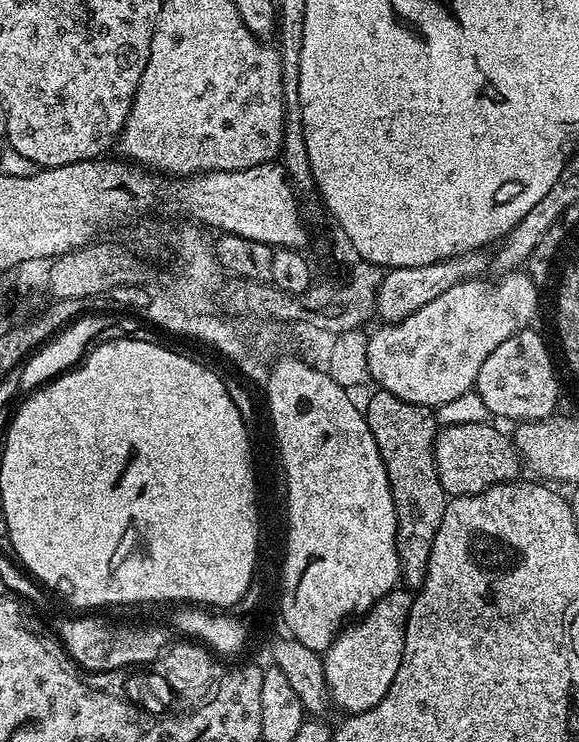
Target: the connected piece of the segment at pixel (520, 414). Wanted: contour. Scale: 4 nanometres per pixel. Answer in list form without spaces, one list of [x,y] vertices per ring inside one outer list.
[[[533,330],[515,332],[502,342],[482,362],[474,391],[486,402],[493,417],[505,416],[515,422],[544,420],[557,411],[556,399],[560,396],[560,384],[552,369],[552,356],[548,344]]]

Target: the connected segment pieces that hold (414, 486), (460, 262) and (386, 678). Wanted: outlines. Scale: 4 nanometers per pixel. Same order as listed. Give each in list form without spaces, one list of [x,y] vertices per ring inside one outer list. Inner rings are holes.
[[[376,390],[369,398],[363,413],[368,419],[370,434],[374,434],[374,442],[378,442],[378,454],[386,466],[394,498],[400,578],[405,589],[419,590],[426,578],[430,550],[434,550],[434,534],[438,534],[438,526],[442,526],[442,514],[449,502],[438,478],[432,449],[438,431],[436,413],[421,404],[402,402],[402,398],[394,398],[394,394],[383,390]]]
[[[484,250],[452,256],[442,262],[430,262],[430,266],[389,268],[384,272],[382,282],[378,286],[376,316],[384,322],[395,322],[406,318],[410,314],[414,314],[414,310],[422,310],[422,306],[426,306],[426,302],[438,298],[438,294],[450,290],[450,286],[458,286],[464,280],[483,277],[489,268],[490,256]]]
[[[371,610],[361,615],[355,622],[341,628],[327,652],[323,653],[324,677],[329,701],[335,707],[337,704],[344,714],[365,712],[378,706],[378,702],[386,698],[386,690],[390,690],[390,682],[394,682],[394,674],[398,674],[398,662],[388,660],[394,656],[394,652],[396,650],[390,650],[388,636],[386,636],[384,652],[380,652],[378,656],[378,612]]]

